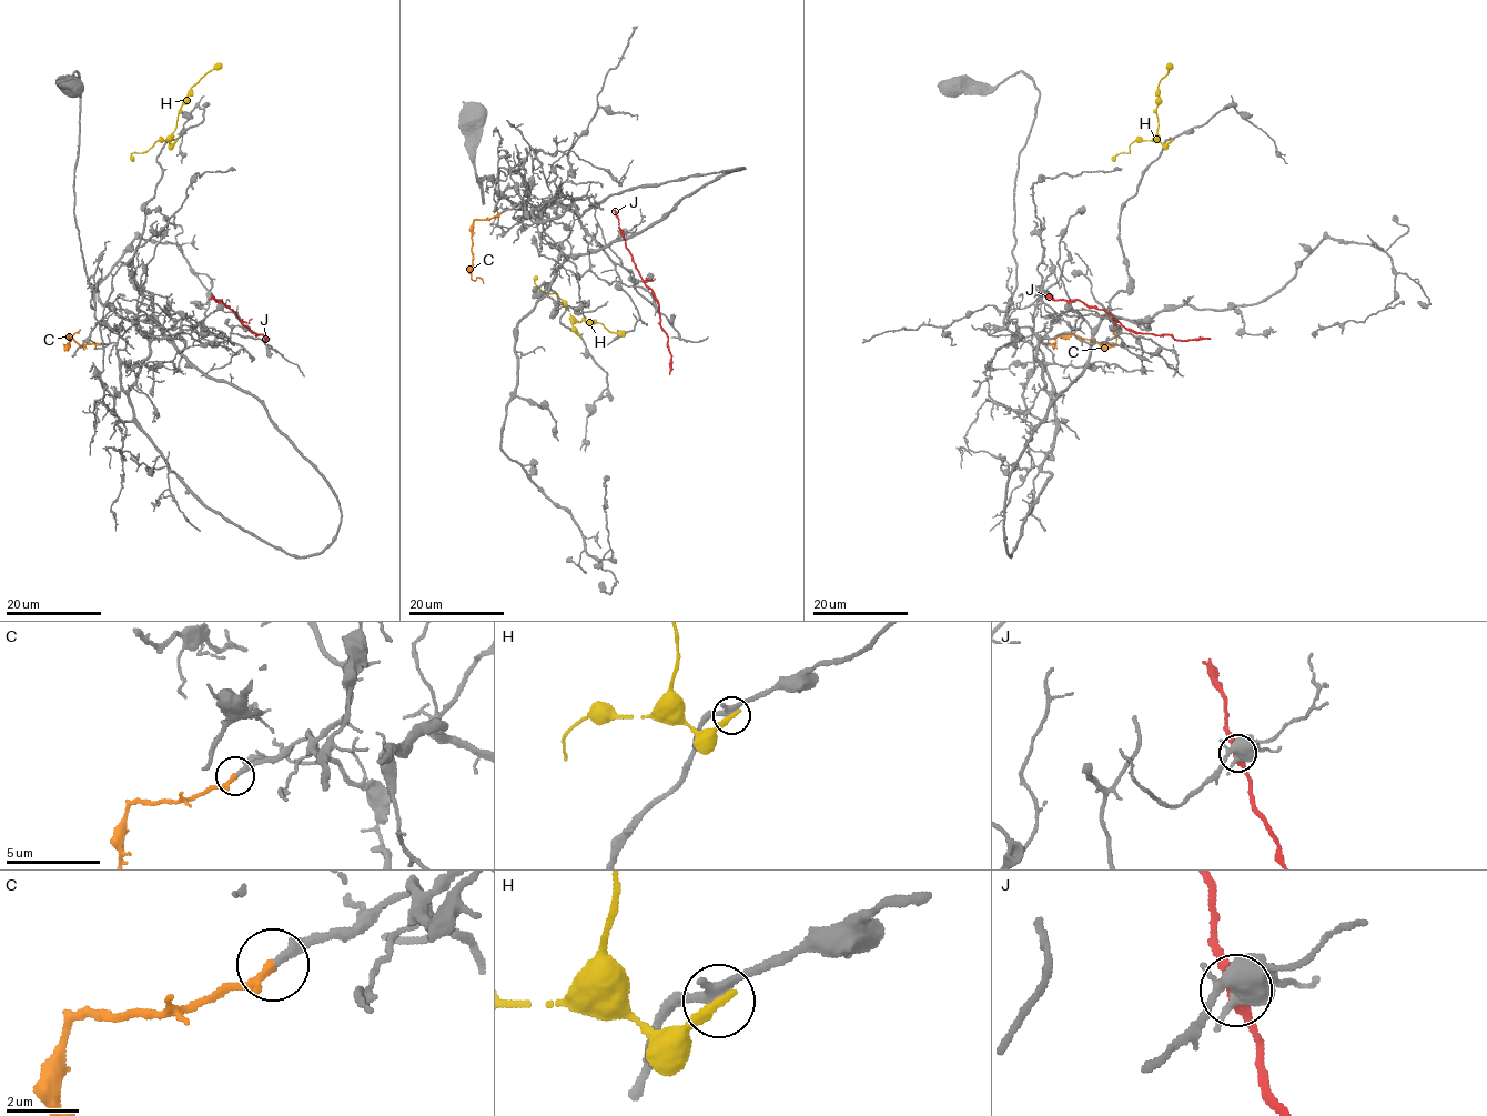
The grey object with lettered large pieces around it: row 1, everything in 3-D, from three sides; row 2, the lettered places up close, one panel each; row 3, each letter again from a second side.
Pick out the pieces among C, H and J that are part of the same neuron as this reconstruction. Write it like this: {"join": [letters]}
{"join": ["C"]}

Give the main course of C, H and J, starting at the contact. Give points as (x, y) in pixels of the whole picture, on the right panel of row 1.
C: (1049, 344), (1055, 345), (1060, 335), (1075, 335), (1114, 347), (1116, 337), (1113, 333), (1119, 330)
H: (1172, 140), (1160, 141), (1156, 109), (1157, 87), (1171, 62)
J: (1070, 302), (1079, 299), (1104, 310), (1128, 330), (1186, 340), (1210, 339)

